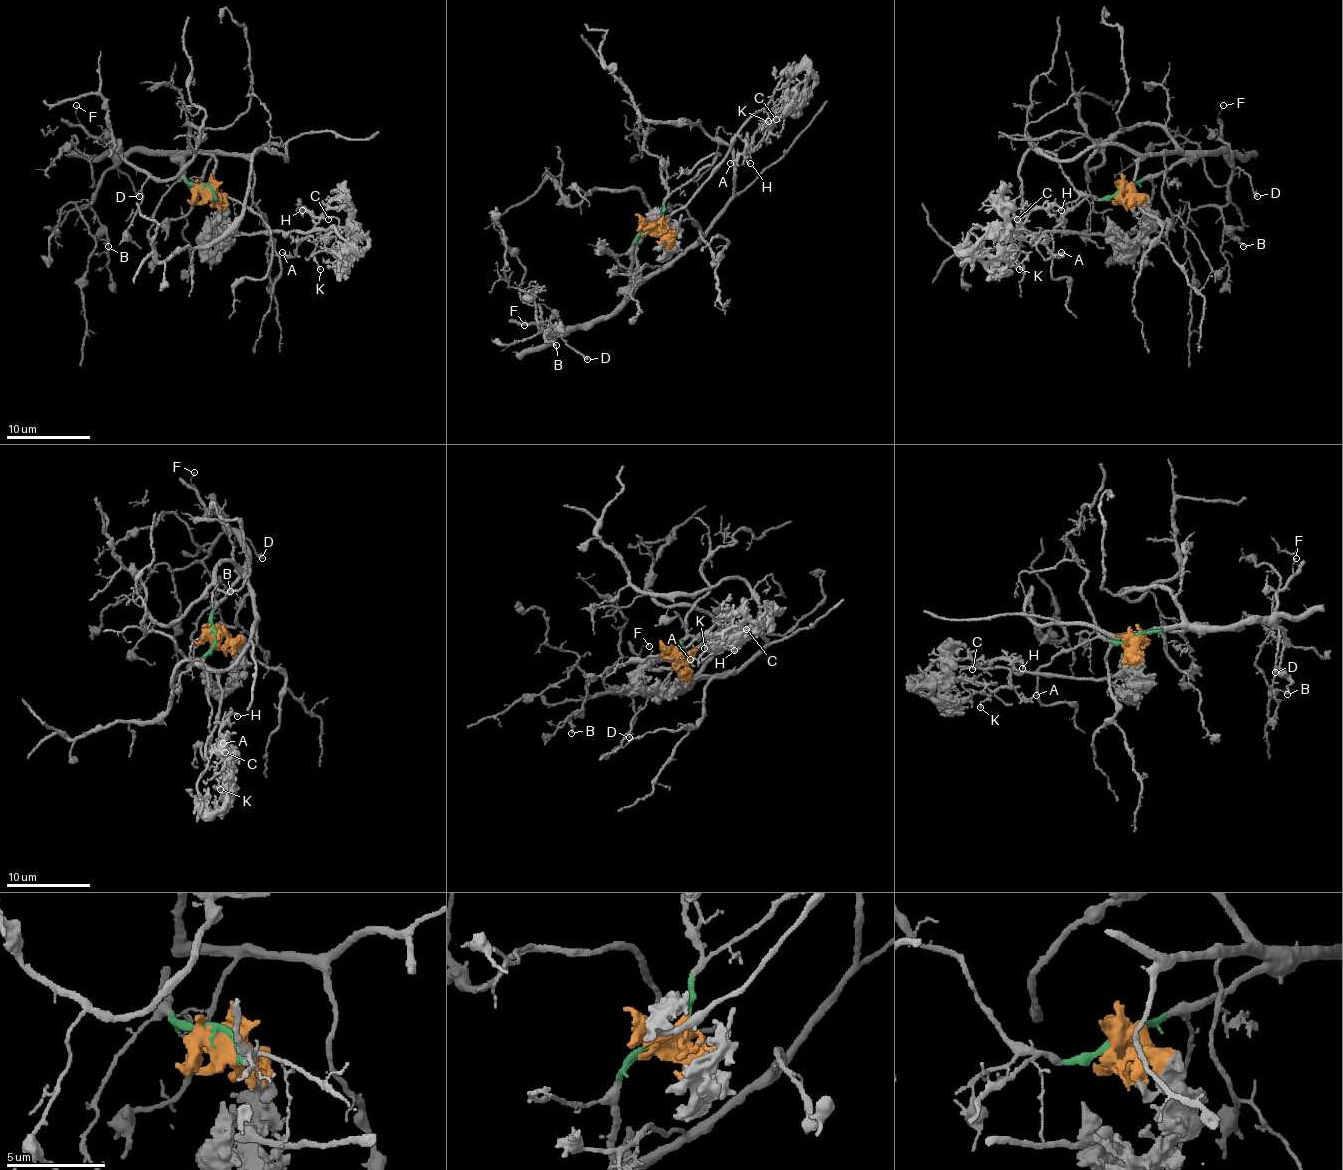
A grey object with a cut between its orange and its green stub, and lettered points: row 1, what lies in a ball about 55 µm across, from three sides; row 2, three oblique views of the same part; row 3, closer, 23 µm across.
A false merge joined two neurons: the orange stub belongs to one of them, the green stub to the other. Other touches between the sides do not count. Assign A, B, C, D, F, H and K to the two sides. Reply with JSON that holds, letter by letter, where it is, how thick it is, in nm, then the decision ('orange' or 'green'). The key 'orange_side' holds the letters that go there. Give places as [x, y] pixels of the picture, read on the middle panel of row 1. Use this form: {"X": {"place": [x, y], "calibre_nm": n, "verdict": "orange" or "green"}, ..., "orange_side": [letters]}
{"A": {"place": [730, 163], "calibre_nm": 120, "verdict": "orange"}, "B": {"place": [556, 345], "calibre_nm": 190, "verdict": "green"}, "C": {"place": [776, 119], "calibre_nm": 180, "verdict": "orange"}, "D": {"place": [587, 359], "calibre_nm": 300, "verdict": "green"}, "F": {"place": [524, 325], "calibre_nm": 100, "verdict": "green"}, "H": {"place": [750, 163], "calibre_nm": 180, "verdict": "orange"}, "K": {"place": [768, 121], "calibre_nm": 140, "verdict": "orange"}, "orange_side": ["A", "C", "H", "K"]}

